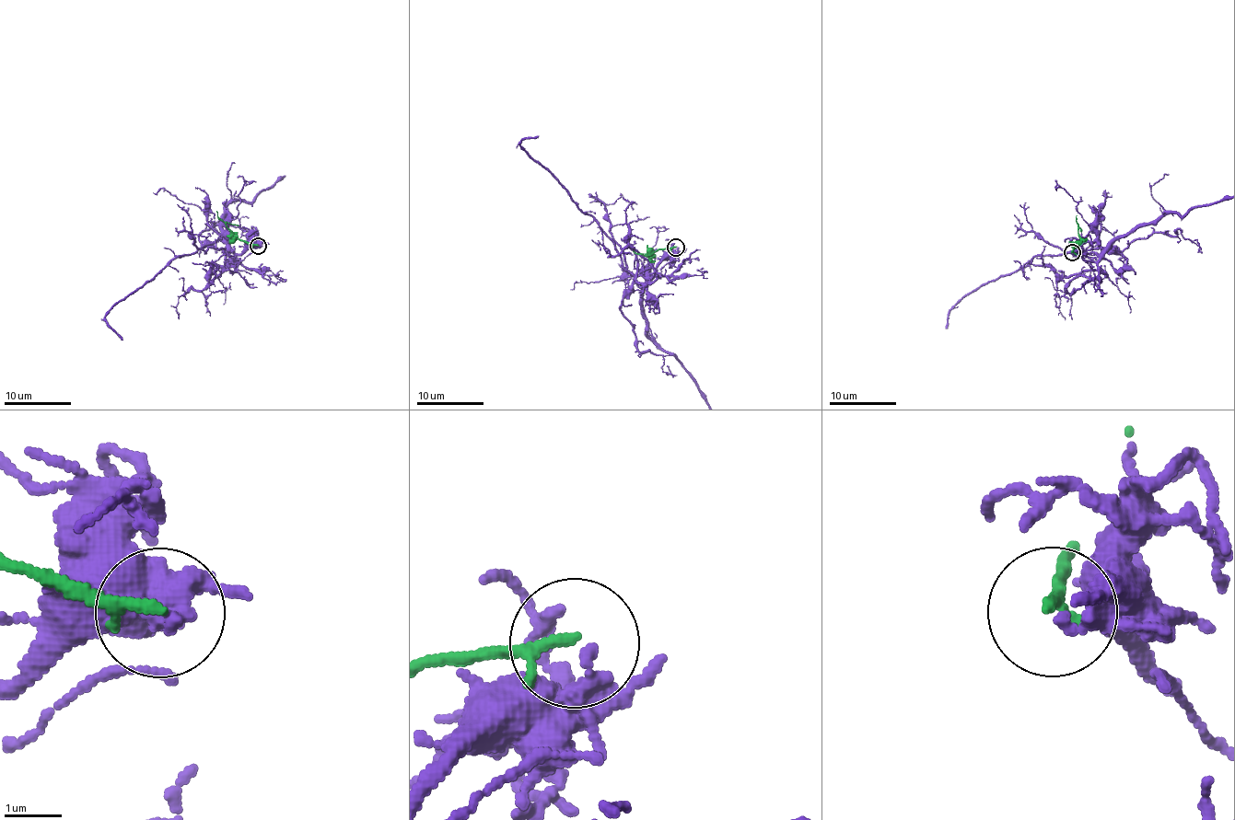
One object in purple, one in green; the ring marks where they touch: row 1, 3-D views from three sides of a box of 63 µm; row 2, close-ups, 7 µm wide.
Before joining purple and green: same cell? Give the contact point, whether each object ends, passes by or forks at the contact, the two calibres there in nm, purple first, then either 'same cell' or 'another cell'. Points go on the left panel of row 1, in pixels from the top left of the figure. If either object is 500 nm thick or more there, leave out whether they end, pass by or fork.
(258, 246) | purple ends | green passes by | 280/140 nm | another cell

